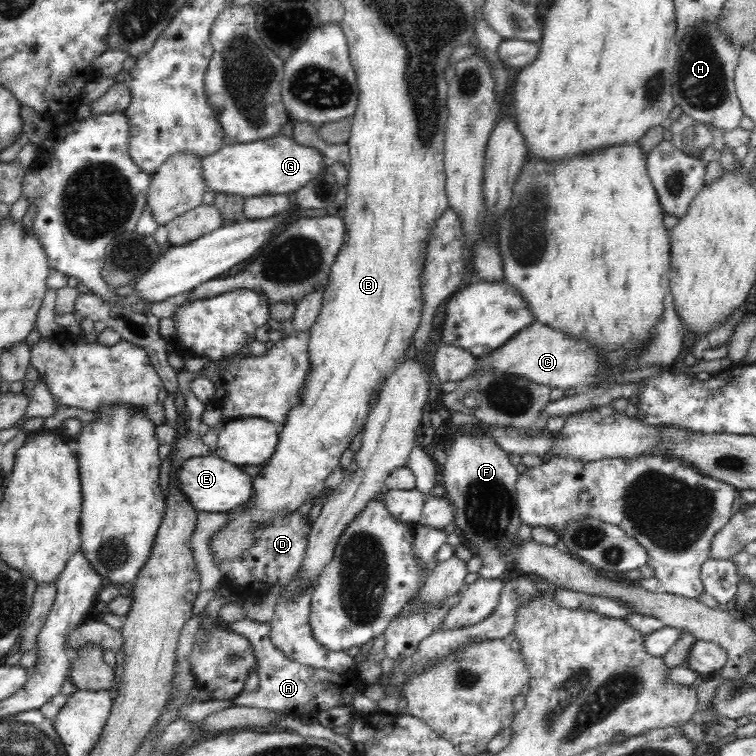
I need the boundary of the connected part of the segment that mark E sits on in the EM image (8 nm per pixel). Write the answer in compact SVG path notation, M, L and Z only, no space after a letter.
M214 454L184 461L177 475L180 491L188 497L188 501L198 512L228 513L236 506L244 504L254 494L252 478L241 467Z

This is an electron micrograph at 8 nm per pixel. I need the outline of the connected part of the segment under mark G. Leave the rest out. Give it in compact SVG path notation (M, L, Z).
M281 133L262 140L222 145L218 152L202 160L202 177L208 192L236 194L244 199L252 196L287 195L297 192L306 182L326 168L324 155L316 148L296 143Z

